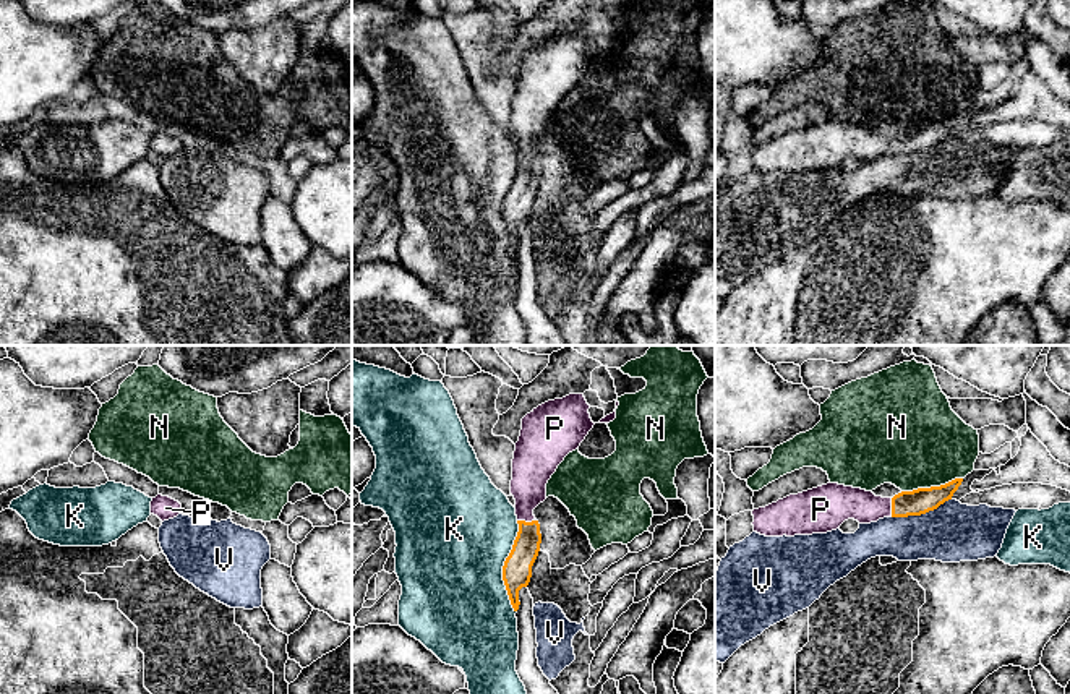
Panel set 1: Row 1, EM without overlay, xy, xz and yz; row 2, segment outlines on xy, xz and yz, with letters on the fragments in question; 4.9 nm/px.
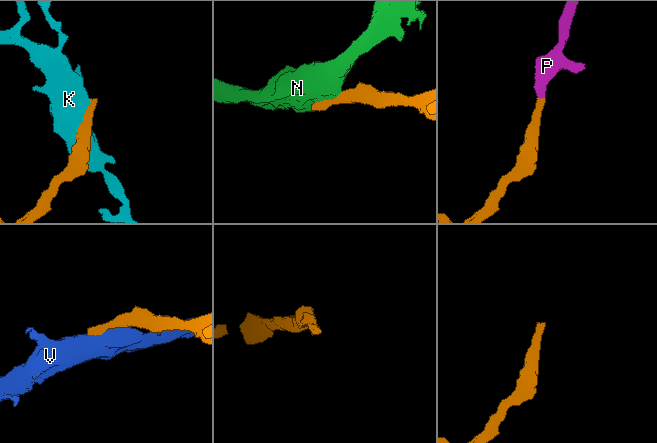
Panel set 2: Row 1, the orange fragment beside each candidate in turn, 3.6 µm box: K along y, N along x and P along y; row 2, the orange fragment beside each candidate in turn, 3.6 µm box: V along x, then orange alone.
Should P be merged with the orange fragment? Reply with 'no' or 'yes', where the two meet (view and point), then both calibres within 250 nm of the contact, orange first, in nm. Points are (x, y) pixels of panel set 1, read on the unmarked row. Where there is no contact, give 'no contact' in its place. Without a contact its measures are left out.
yes | xz (527, 159) | 140/190 nm

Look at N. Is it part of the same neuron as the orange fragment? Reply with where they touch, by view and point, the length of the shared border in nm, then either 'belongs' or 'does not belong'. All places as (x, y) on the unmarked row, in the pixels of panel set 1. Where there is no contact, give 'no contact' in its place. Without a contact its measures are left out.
contact yz (931, 124); length 320 nm; does not belong

